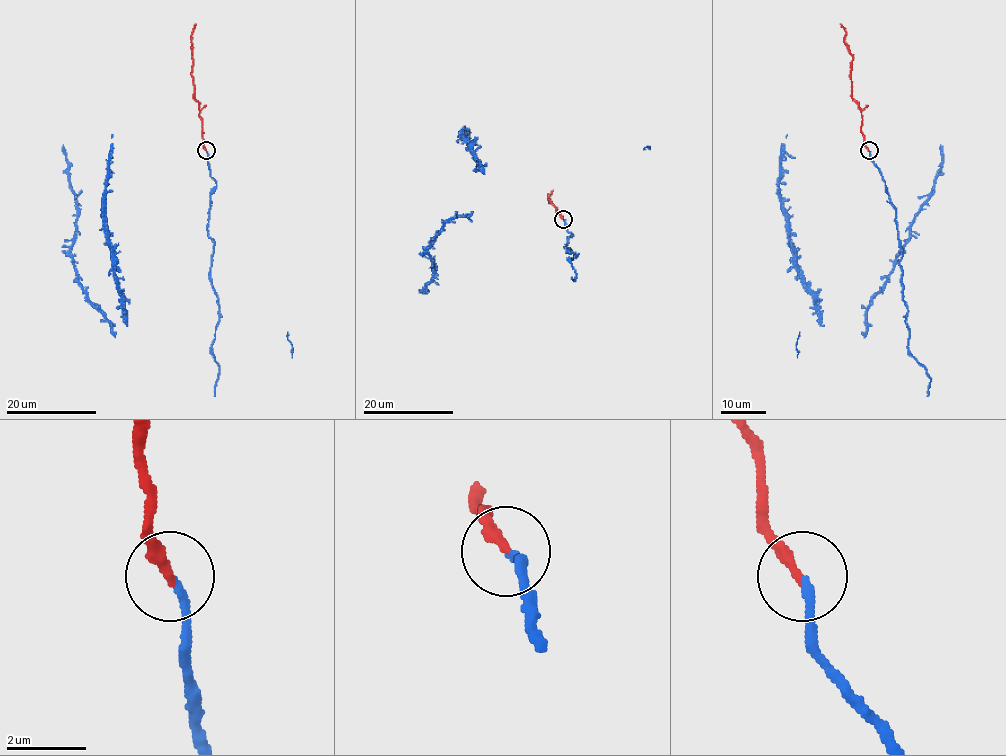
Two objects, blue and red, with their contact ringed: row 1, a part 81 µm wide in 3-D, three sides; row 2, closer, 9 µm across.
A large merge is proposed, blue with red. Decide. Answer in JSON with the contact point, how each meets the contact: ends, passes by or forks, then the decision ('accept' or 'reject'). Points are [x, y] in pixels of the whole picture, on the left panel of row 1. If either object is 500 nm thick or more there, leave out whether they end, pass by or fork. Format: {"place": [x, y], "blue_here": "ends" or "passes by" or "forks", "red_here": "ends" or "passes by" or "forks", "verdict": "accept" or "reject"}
{"place": [206, 150], "blue_here": "ends", "red_here": "ends", "verdict": "accept"}

